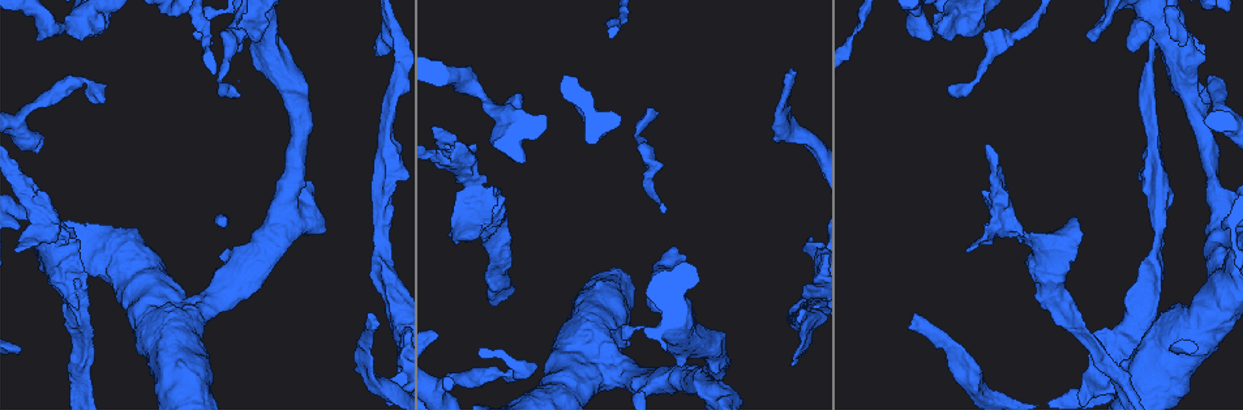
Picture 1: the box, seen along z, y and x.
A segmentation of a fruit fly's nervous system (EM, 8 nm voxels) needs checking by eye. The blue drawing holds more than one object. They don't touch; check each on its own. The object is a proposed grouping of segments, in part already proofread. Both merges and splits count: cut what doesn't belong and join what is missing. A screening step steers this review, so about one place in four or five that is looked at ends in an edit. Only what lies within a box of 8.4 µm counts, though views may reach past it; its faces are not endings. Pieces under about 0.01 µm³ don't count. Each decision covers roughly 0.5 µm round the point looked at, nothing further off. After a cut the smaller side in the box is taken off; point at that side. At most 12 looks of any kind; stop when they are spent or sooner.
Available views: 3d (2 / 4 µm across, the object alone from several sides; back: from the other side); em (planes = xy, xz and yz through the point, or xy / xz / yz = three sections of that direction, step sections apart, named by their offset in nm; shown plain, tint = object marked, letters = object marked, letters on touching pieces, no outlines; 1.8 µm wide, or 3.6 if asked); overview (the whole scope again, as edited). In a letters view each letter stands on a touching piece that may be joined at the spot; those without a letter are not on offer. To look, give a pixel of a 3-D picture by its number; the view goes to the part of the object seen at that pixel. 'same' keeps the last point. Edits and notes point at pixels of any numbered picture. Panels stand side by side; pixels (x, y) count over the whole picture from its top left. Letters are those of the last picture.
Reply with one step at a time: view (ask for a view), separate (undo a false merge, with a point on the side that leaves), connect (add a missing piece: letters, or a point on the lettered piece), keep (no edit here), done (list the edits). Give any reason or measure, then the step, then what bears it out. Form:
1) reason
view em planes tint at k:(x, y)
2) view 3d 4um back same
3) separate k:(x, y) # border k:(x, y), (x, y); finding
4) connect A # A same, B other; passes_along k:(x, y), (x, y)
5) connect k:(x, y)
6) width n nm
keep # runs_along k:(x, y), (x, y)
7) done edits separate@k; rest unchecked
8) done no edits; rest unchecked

free end
view em planes letters at 1:(1202, 49)

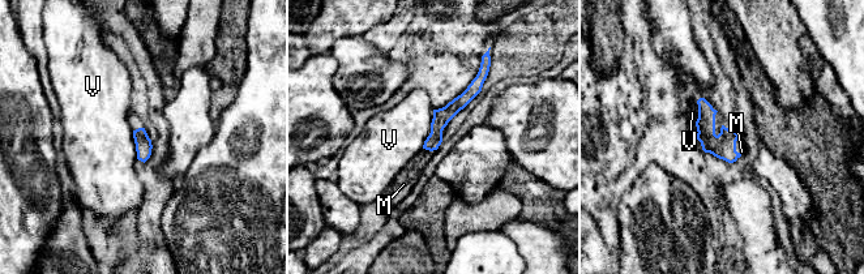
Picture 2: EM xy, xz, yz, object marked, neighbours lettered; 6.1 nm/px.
connect M # M same, V other; the cell continues

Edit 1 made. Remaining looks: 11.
view overview

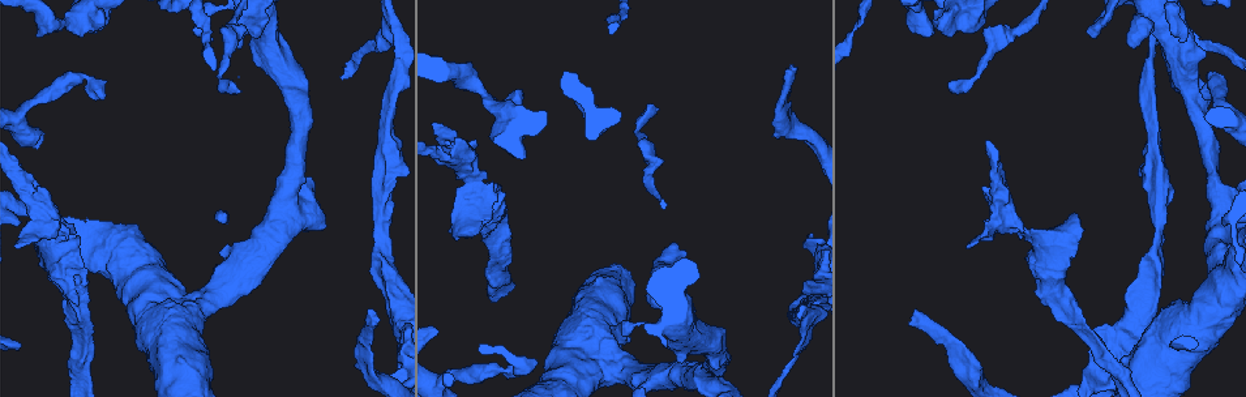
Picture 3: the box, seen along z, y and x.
abrupt turn
view em planes letters at 3:(1146, 23)

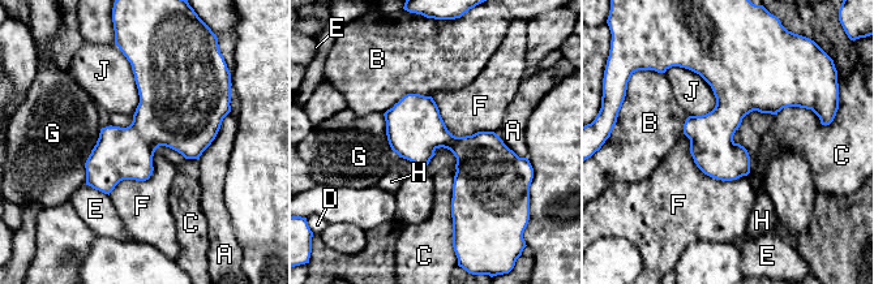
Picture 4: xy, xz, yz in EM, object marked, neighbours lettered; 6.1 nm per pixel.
width 280 nm
keep # A other, B other, C other, D other, E other, F other, G other, H other, J other; border 4:(684, 133), (705, 173), (748, 175); all the same cell

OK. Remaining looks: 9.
arms part here
view 3d 4um at 3:(45, 215)

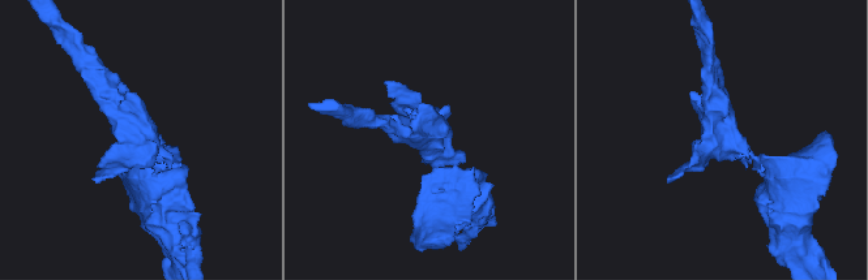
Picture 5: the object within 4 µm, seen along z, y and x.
arms 3; arm_widths 170, 300, 320 nm; shape alone is not enough
view em xy step 4 letters at 5:(723, 136)

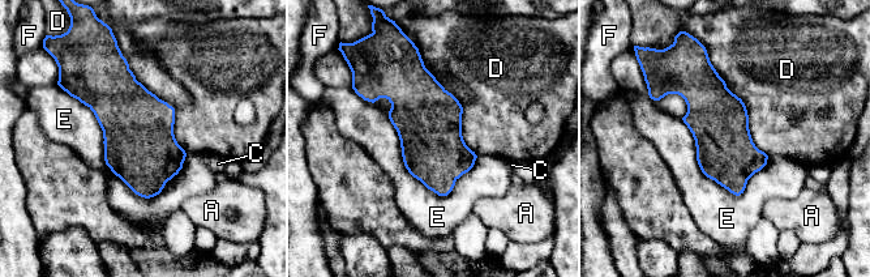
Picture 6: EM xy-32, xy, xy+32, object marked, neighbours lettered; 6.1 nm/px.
width 360 nm
keep # A other, C other, D other, E other, F other; border 6:(706, 52), (768, 156); one cell here

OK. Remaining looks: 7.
free end
view em planes letters at 3:(1082, 310)

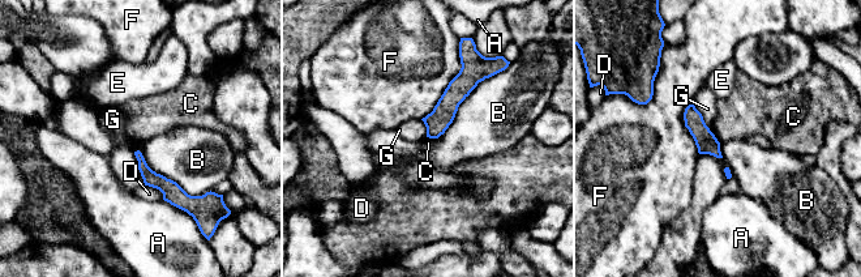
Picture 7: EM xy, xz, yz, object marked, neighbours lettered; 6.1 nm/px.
keep # A other, B other, C other, D other, E other, F other, G other; runs_along 7:(468, 73), (429, 133); none of them fits

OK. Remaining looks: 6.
free end
view 3d 4um back at 3:(103, 94)

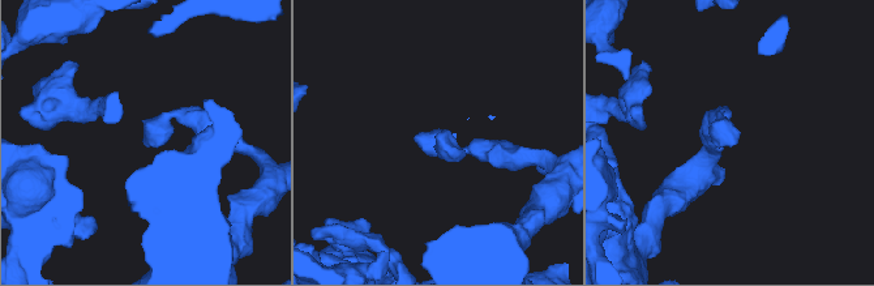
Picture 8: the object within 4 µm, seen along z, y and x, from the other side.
view em xy step 4 letters at 8:(147, 140)

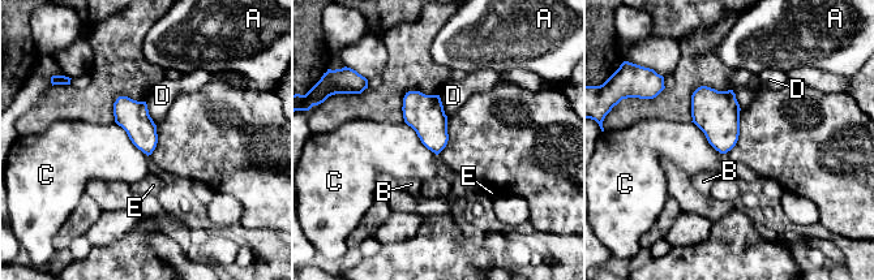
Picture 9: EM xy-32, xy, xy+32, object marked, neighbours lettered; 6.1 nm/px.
cut it another way
view em yz step 8 letters same

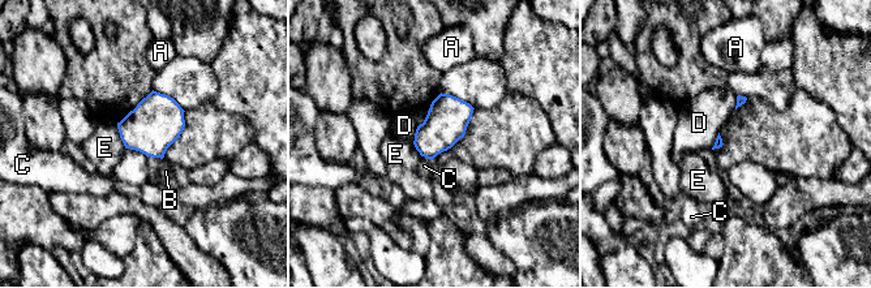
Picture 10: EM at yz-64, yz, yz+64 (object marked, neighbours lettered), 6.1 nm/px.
longest_contact D 260 nm
keep # A other, B other, C other, D other, E other; border 10:(125, 147), (138, 150), (147, 157); no lettered piece goes on from it

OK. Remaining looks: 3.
done edits connect@2; rest unchecked

